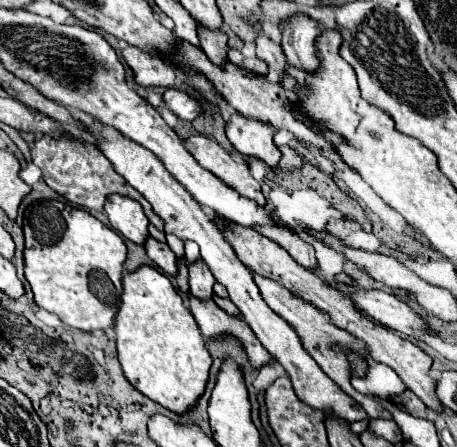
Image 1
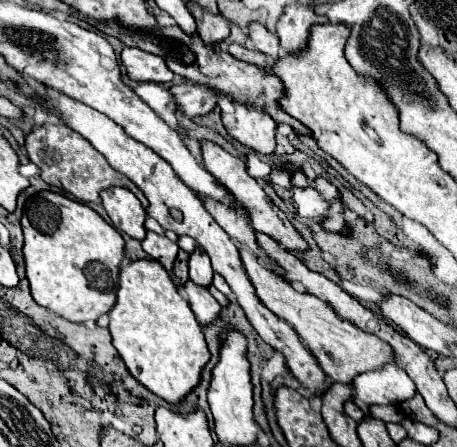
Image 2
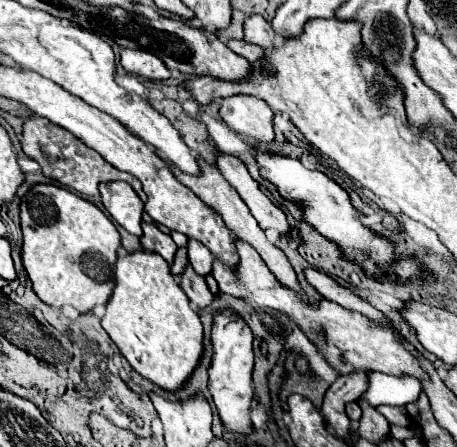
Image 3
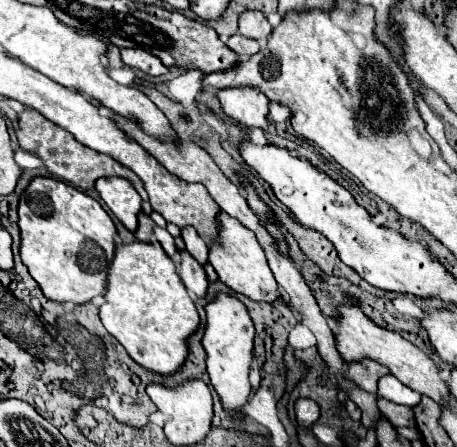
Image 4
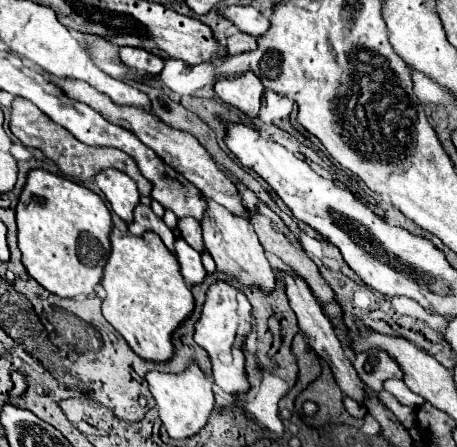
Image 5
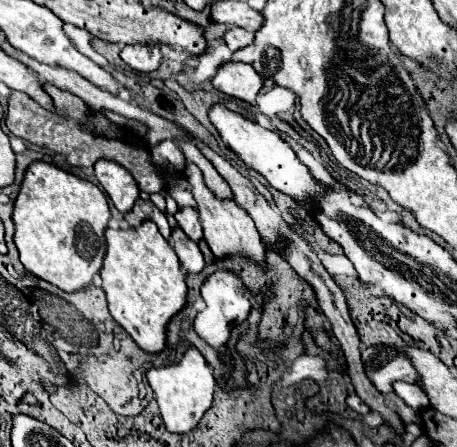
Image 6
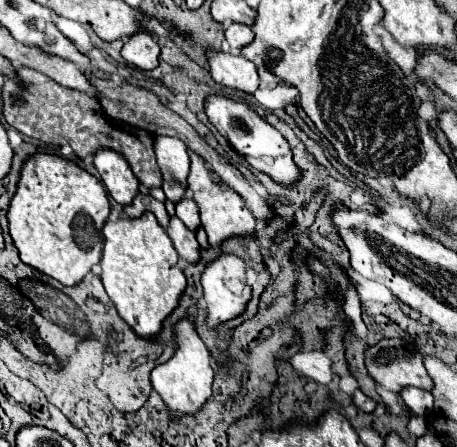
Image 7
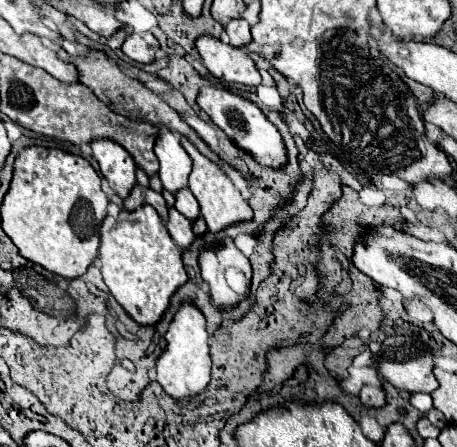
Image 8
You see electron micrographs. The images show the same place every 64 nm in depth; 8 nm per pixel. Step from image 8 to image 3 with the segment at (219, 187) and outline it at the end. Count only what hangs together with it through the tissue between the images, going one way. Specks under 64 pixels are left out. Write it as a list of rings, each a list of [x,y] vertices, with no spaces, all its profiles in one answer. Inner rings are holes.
[[[234,240],[234,242],[240,256],[236,272],[228,272],[222,264],[214,262],[212,276],[216,278],[220,292],[246,298],[253,305],[272,308],[278,314],[288,316],[310,338],[316,350],[340,376],[364,372],[364,370],[378,370],[378,372],[410,374],[418,380],[424,378],[420,364],[416,364],[416,358],[402,348],[402,344],[392,336],[390,330],[380,328],[370,320],[364,320],[364,316],[358,316],[356,312],[344,312],[344,308],[340,308],[338,304],[332,304],[330,300],[320,300],[318,304],[312,304],[304,300],[304,296],[296,296],[292,288],[280,284],[280,280],[276,280],[272,272],[268,272],[268,266],[264,264],[264,260],[260,260],[260,256],[250,244],[242,244],[240,240]]]

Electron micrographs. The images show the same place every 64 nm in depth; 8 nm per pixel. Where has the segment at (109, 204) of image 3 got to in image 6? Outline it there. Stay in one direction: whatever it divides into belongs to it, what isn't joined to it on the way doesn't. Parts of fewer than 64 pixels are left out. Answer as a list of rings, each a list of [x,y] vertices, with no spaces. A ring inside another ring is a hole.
[[[100,160],[94,166],[94,174],[96,174],[102,190],[108,194],[108,198],[116,206],[116,210],[122,214],[130,212],[140,194],[136,180],[130,176],[130,172],[120,168],[120,164],[116,164],[116,162]]]

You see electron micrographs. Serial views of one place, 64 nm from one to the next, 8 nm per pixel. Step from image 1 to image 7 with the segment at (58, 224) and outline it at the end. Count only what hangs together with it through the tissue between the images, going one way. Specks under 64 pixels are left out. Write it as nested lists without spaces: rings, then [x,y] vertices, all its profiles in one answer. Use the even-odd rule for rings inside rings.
[[[36,154],[24,162],[16,194],[10,202],[10,236],[24,264],[64,286],[76,286],[102,258],[102,226],[108,214],[108,196],[94,176],[78,168],[76,162]]]

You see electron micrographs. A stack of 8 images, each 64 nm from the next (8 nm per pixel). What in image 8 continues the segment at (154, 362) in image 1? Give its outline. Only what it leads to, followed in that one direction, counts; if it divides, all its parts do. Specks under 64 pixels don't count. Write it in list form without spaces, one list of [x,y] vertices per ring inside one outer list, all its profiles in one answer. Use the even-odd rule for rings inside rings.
[[[142,206],[136,212],[122,210],[118,218],[106,216],[100,226],[98,256],[110,294],[140,326],[156,326],[168,310],[172,294],[188,280],[182,266],[182,252],[174,246],[174,240],[152,206]]]

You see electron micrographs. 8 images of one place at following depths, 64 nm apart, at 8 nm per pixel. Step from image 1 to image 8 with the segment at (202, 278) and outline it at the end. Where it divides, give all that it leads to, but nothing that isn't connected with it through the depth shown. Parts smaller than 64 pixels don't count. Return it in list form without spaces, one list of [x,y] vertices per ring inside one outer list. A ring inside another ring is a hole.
[[[188,188],[184,192],[180,192],[180,196],[176,196],[176,210],[180,214],[184,214],[190,222],[194,222],[200,216],[200,208],[196,198],[192,196],[192,192],[188,192]]]

